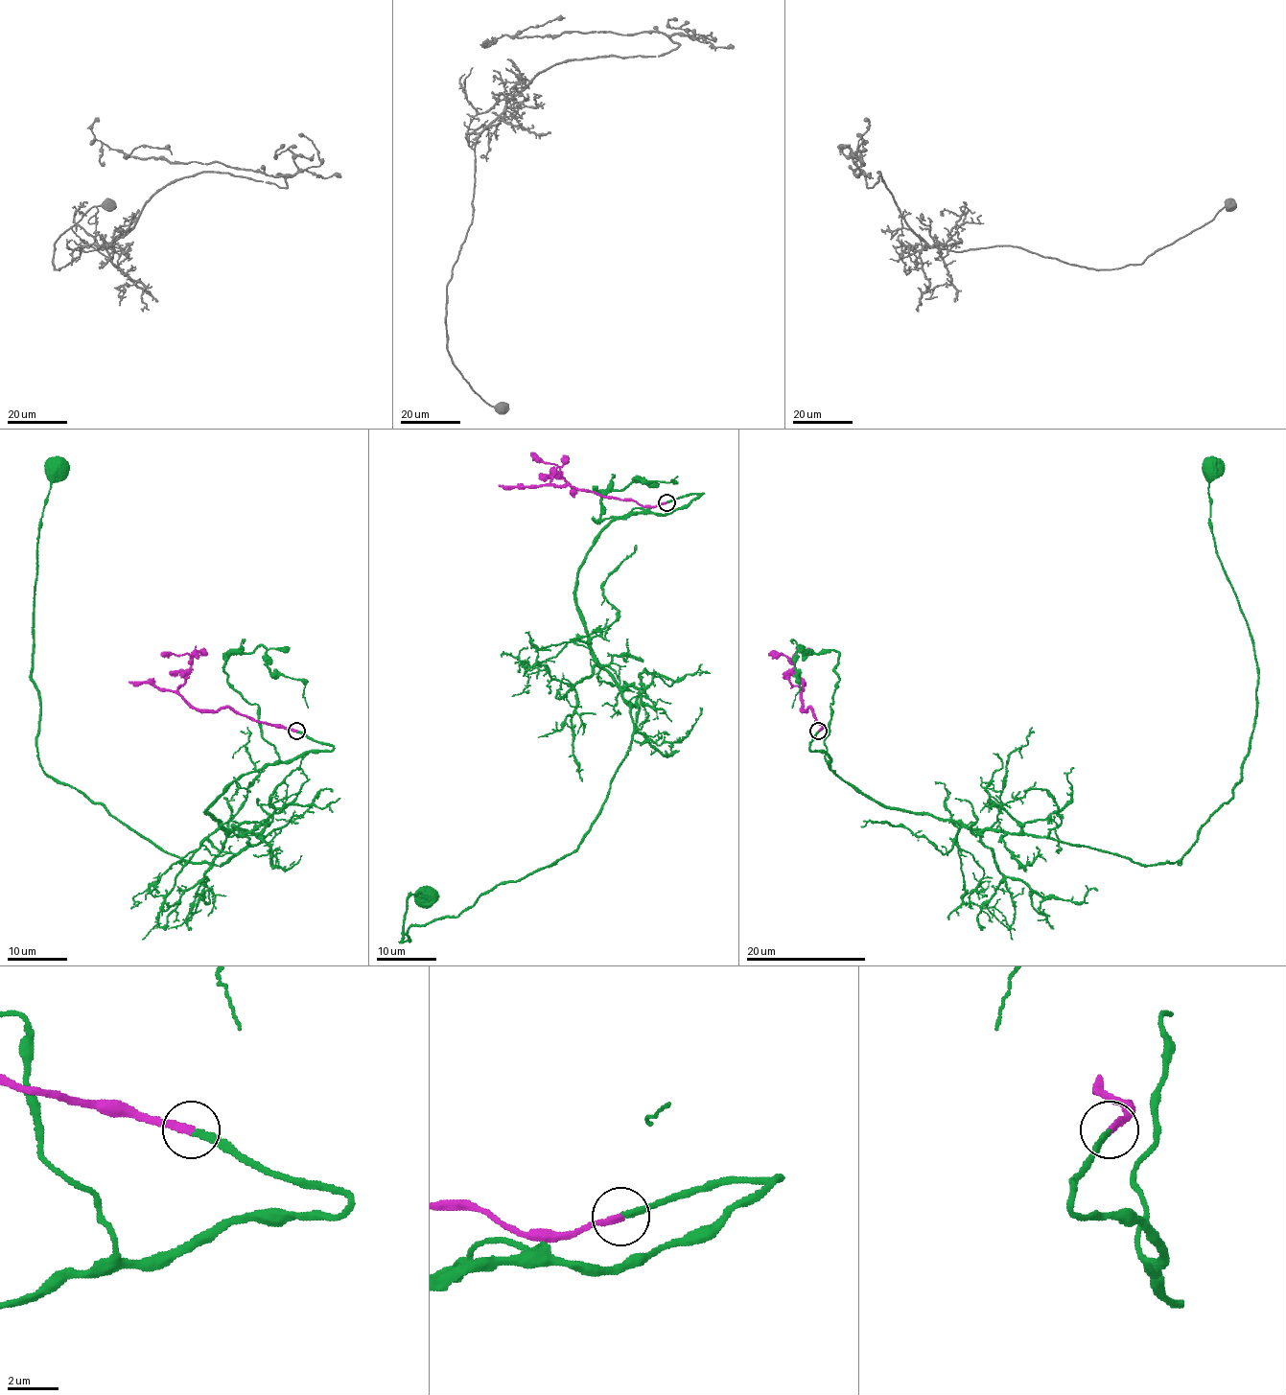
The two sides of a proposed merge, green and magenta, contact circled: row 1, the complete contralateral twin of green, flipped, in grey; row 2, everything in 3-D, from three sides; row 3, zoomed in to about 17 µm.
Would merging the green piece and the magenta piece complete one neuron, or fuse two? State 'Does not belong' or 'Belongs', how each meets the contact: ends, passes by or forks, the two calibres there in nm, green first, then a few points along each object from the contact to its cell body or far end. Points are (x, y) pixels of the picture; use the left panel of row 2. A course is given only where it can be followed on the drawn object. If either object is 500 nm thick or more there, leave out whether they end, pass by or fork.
Belongs. At the ring green ends. At the ring magenta ends. Thickness 240 nm (green) against 280 nm. Course of green: (297, 732), (334, 748), (208, 807), (263, 837), (222, 866), (168, 853), (42, 768), (34, 588), (58, 467). Course of magenta: (296, 732), (238, 714), (227, 708), (216, 710), (195, 709), (178, 689), (186, 679), (190, 655), (160, 655)

